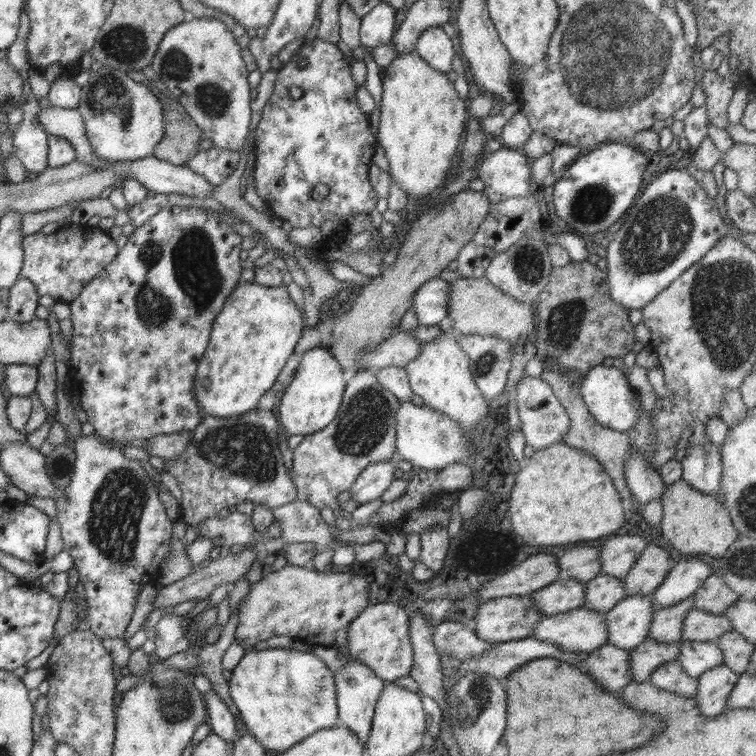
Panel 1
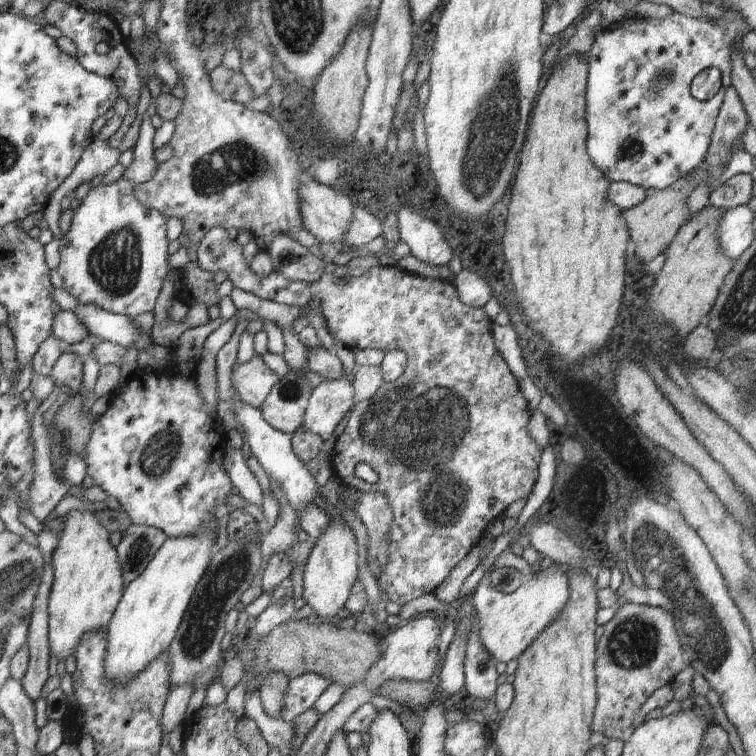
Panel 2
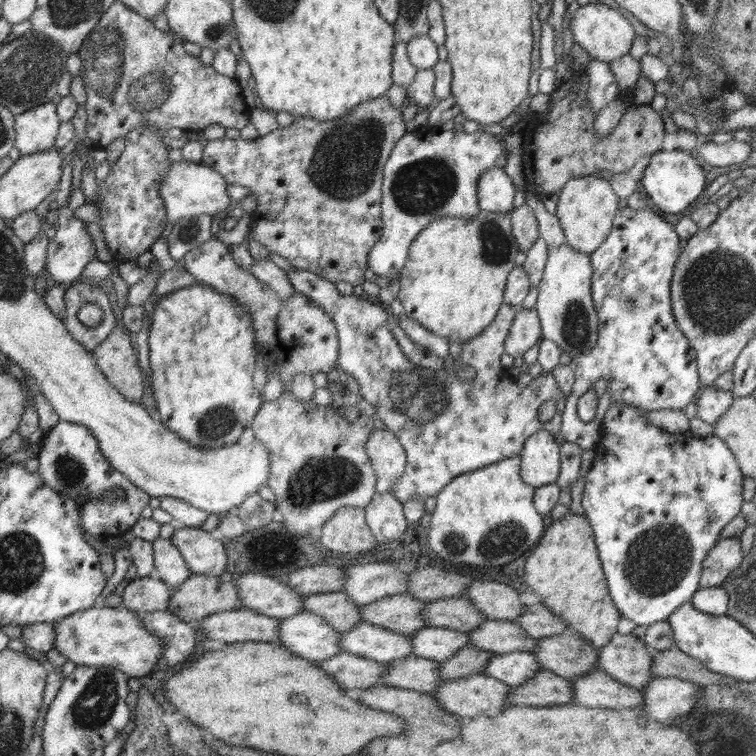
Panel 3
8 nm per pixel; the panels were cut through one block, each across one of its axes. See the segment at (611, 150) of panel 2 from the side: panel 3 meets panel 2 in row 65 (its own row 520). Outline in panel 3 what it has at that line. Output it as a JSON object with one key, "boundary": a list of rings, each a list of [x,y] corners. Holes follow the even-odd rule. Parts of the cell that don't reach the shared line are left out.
{"boundary":[[[624,401],[622,404],[618,404],[618,402],[610,404],[610,407],[604,412],[599,443],[602,452],[606,455],[598,456],[598,452],[596,452],[596,460],[594,458],[591,469],[585,476],[586,485],[581,497],[582,507],[584,507],[585,518],[592,528],[609,595],[612,597],[616,608],[622,616],[633,620],[636,625],[648,628],[649,625],[654,625],[656,622],[667,620],[668,616],[676,611],[680,605],[690,601],[693,594],[699,589],[703,560],[706,559],[708,552],[717,543],[722,530],[741,512],[744,476],[738,468],[732,451],[712,431],[706,438],[701,439],[697,439],[692,434],[666,432],[647,420],[640,408],[628,406],[628,404],[624,404]]]}

